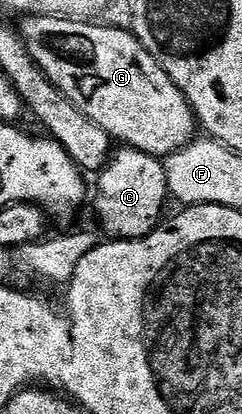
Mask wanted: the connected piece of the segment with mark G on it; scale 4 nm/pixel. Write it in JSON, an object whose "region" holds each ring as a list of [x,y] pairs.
{"region":[[[24,17],[22,22],[21,37],[37,68],[41,68],[41,72],[49,76],[52,84],[65,96],[69,96],[71,103],[85,112],[85,116],[89,116],[93,124],[101,124],[101,128],[105,128],[105,132],[116,143],[132,146],[163,160],[189,145],[196,137],[195,114],[181,88],[177,88],[177,84],[169,80],[161,64],[157,64],[157,60],[139,43],[130,29],[41,17]]]}

